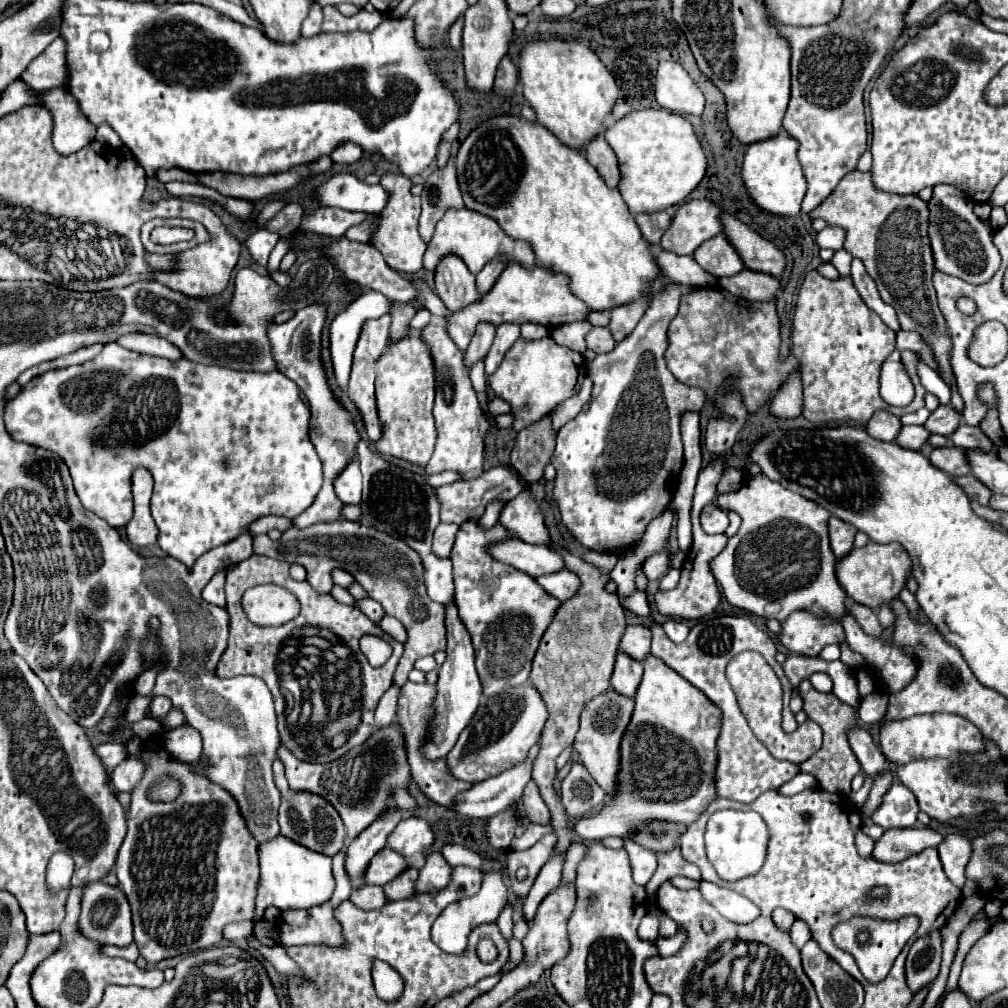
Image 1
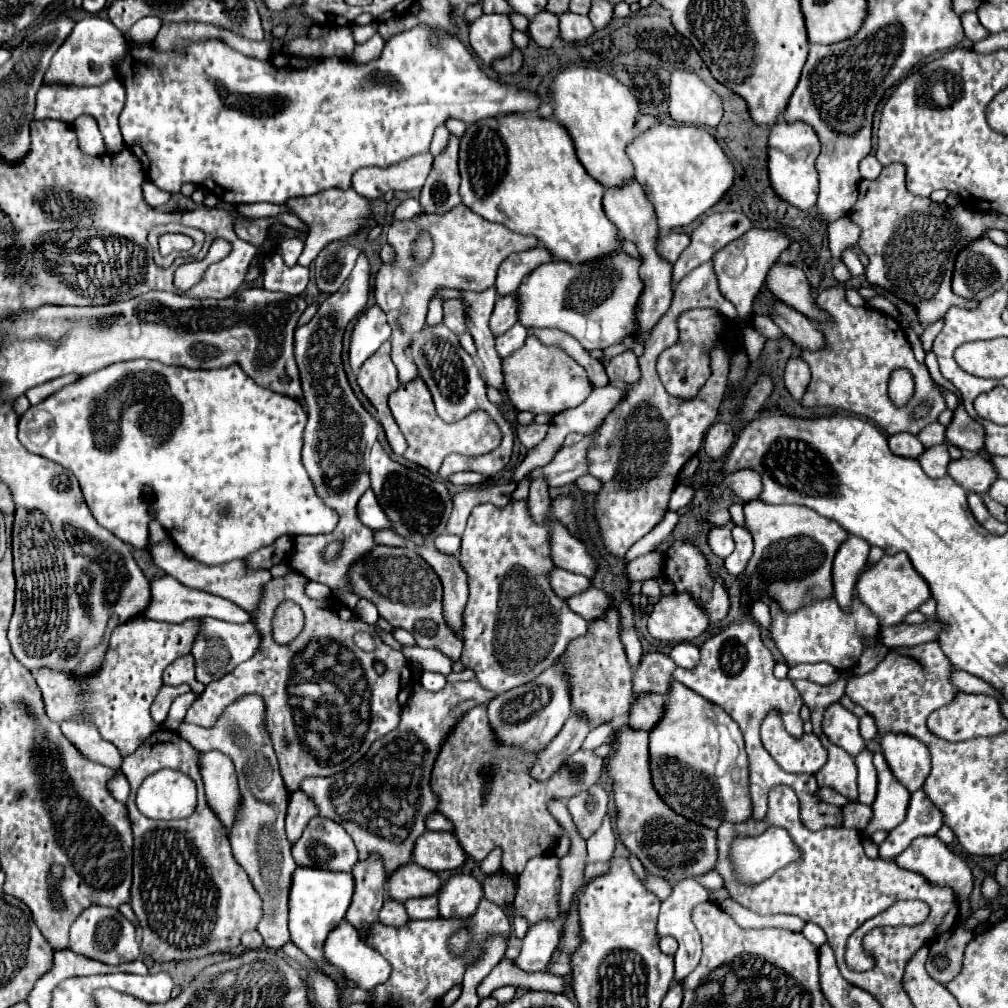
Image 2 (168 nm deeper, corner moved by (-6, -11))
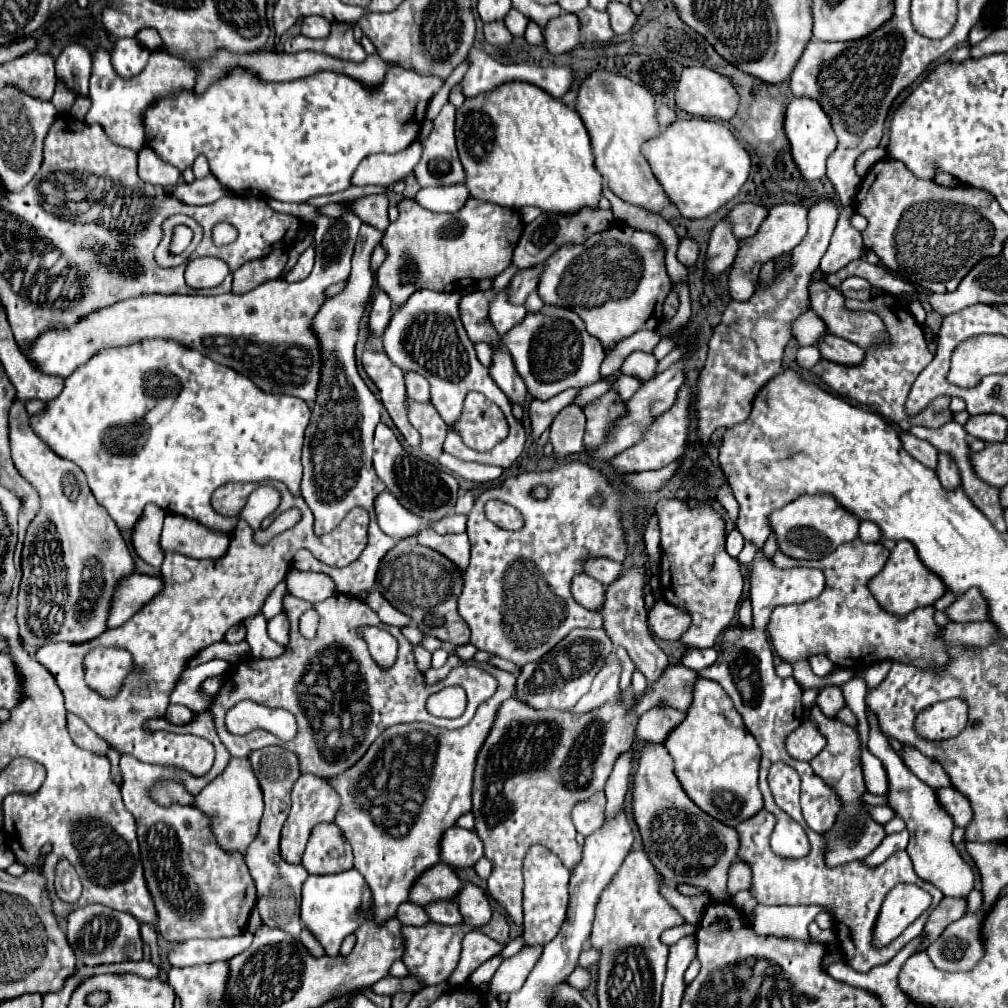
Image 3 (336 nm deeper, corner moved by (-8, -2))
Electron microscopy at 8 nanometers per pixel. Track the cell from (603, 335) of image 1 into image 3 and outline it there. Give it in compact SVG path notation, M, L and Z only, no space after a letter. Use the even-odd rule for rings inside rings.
M636 351L630 357L626 357L626 361L622 365L622 373L638 377L640 381L646 383L646 381L650 381L650 379L656 377L656 367L658 367L658 361L654 359L652 353Z

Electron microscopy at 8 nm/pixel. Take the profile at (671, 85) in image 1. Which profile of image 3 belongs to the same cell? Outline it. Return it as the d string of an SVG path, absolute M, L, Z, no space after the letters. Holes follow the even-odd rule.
M686 67L676 89L676 105L694 117L730 121L738 111L740 97L728 77L722 77L706 67Z

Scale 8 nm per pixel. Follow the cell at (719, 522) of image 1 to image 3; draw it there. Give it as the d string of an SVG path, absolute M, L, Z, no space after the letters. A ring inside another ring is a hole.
M738 529L730 531L728 537L726 537L726 551L728 551L732 557L738 557L740 551L742 551L742 547L744 547L744 539L742 539L740 531L738 531Z

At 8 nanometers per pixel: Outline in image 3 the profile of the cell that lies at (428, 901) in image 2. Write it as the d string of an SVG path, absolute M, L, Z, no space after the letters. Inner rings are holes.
M436 903L434 907L426 907L426 913L434 923L440 925L458 925L462 923L462 915L456 903Z

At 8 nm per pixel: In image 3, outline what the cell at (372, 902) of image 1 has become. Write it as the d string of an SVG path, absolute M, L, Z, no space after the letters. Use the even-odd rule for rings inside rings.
M402 903L402 907L398 907L398 919L402 921L402 925L416 925L416 927L422 927L430 921L424 907L418 907L414 903Z

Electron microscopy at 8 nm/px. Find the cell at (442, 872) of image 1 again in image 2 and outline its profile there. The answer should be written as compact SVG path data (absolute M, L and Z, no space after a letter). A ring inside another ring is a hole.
M454 874L438 890L442 918L468 918L482 898L480 882L470 874Z

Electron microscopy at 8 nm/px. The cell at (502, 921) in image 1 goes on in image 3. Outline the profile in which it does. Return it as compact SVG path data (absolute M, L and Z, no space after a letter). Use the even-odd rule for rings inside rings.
M576 967L576 969L574 969L570 975L568 975L566 983L570 983L572 987L576 987L578 991L584 991L584 989L588 989L588 987L590 987L590 983L592 983L592 977L590 977L590 973L588 973L586 969L582 969L582 967Z

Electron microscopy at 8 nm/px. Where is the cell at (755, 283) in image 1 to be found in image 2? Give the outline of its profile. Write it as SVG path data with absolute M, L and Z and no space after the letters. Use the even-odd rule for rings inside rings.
M772 300L770 302L772 312L770 318L774 324L780 326L780 330L792 338L794 344L798 344L802 350L816 350L824 346L824 336L822 332L798 310L790 308L788 304L784 304L782 300Z

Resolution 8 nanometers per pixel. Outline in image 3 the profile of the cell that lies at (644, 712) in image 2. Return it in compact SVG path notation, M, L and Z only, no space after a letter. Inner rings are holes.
M650 709L646 711L636 727L636 737L646 743L664 743L666 737L678 723L684 721L684 713L674 709Z

